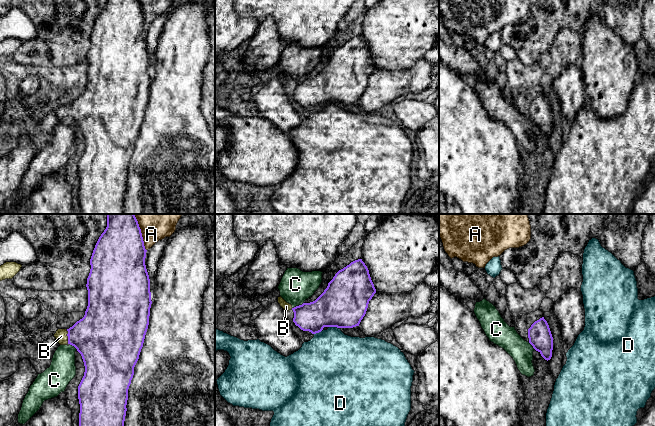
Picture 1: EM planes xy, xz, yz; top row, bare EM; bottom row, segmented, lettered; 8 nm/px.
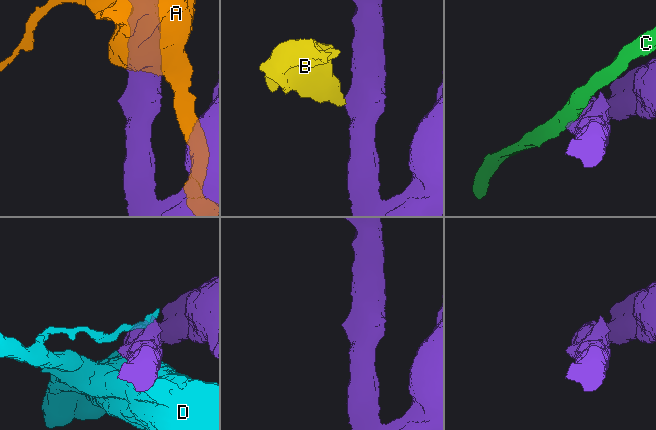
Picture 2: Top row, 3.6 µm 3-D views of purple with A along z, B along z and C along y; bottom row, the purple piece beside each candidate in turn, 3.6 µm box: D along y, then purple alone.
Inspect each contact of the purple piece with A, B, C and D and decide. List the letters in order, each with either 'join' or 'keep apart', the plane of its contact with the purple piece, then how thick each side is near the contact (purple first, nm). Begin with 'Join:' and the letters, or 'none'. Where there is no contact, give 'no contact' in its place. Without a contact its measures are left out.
Join: B
A: keep apart; meets purple in xy; 420 nm thick on the purple side, 160 nm on the other
B: join; meets purple in xy; 400 nm thick on the purple side, 100 nm on the other
C: keep apart; meets purple in xz; 260 nm thick on the purple side, 260 nm on the other
D: keep apart; meets purple in xz; 380 nm thick on the purple side, 440 nm on the other

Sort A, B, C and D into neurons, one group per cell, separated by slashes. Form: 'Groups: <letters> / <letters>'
Groups: A / B / C / D

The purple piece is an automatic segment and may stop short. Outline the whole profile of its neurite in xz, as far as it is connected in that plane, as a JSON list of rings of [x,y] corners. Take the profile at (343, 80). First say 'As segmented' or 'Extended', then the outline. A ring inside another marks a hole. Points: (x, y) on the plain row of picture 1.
As segmented. [[[362,35],[339,46],[313,78],[292,84],[293,98],[303,107],[319,109],[324,103],[359,102],[376,65]]]

